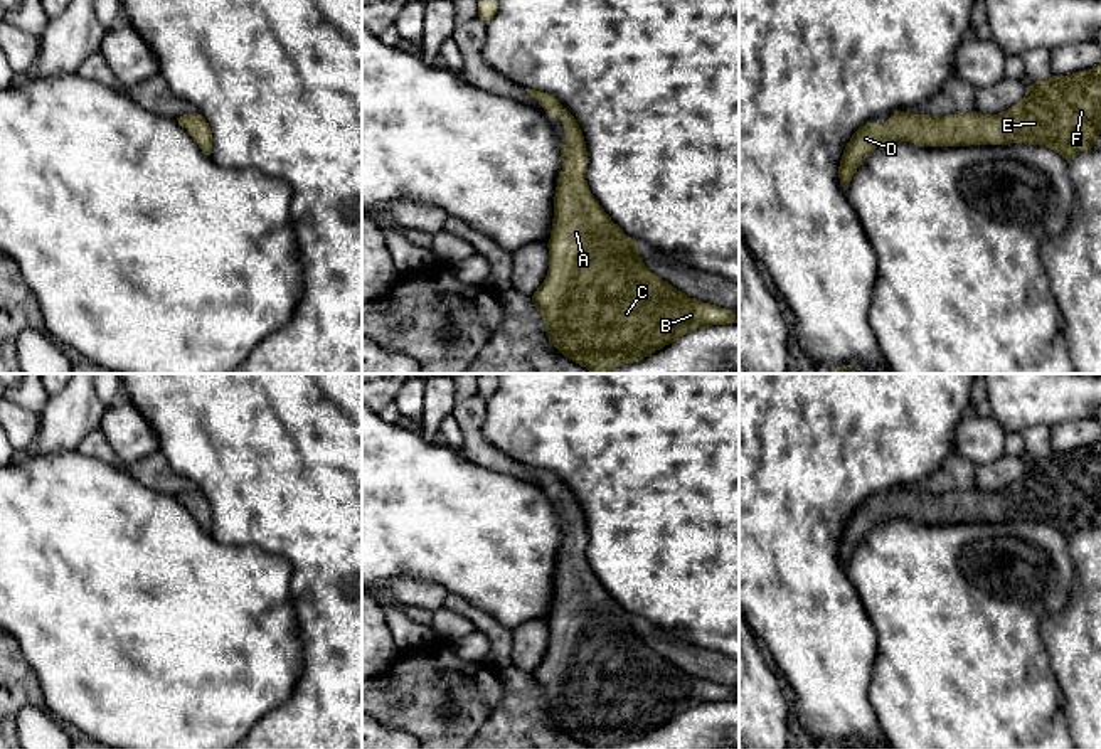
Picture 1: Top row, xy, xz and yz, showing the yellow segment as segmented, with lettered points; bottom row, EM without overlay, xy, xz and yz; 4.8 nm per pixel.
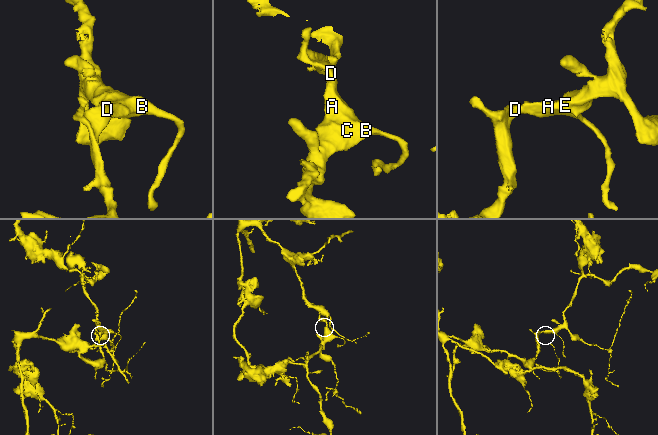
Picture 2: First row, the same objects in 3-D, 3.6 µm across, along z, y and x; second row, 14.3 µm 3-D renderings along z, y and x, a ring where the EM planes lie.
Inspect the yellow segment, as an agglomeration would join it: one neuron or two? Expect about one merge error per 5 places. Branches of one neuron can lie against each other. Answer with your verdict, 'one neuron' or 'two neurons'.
one neuron

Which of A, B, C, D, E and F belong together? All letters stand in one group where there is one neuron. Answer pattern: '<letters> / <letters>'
A B C D E F

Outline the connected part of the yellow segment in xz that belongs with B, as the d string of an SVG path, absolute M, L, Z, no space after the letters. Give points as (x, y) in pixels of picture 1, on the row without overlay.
M525 466L535 475L550 495L559 493L564 502L566 522L561 522L562 547L557 554L554 574L554 596L549 616L549 646L544 660L532 672L535 685L542 690L549 719L569 737L589 749L611 749L618 742L633 741L677 719L682 712L710 702L737 700L734 688L687 673L657 651L638 633L638 621L611 598L589 567L586 557L588 525L574 493L552 473Z

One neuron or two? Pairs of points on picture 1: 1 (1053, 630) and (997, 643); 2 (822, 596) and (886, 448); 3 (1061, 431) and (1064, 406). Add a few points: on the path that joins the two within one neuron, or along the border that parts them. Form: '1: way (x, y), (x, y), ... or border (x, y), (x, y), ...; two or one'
1: border (1066, 603), (1041, 625), (1041, 640), (1053, 670); two
2: way (822, 559), (822, 512), (849, 485); one
3: border (1083, 418), (1059, 421), (1051, 428); two

